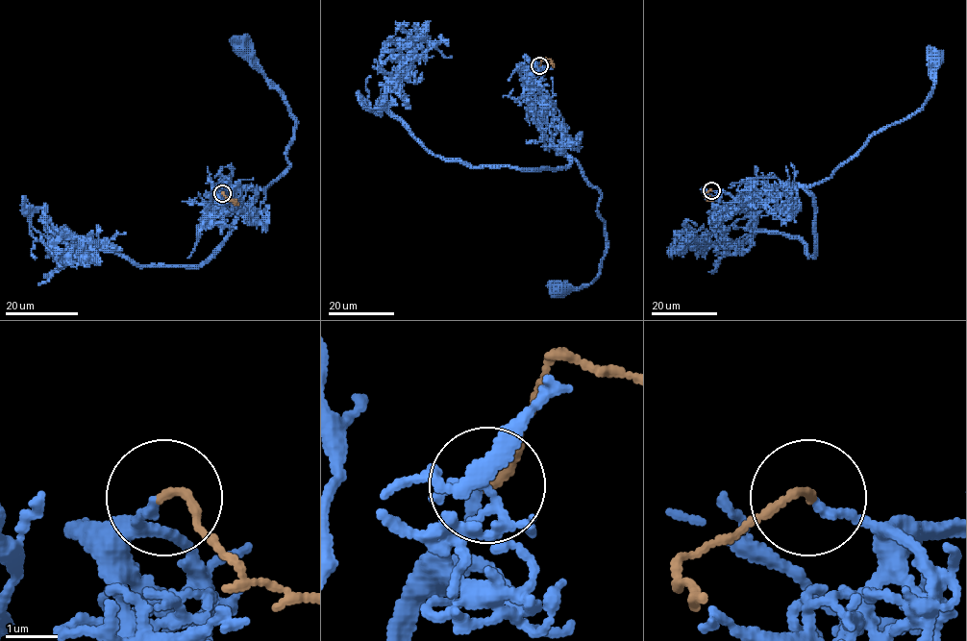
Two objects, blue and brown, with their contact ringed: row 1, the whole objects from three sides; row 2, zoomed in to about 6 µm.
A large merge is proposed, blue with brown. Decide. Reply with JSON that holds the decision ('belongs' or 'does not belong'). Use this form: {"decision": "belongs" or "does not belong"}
{"decision": "belongs"}

